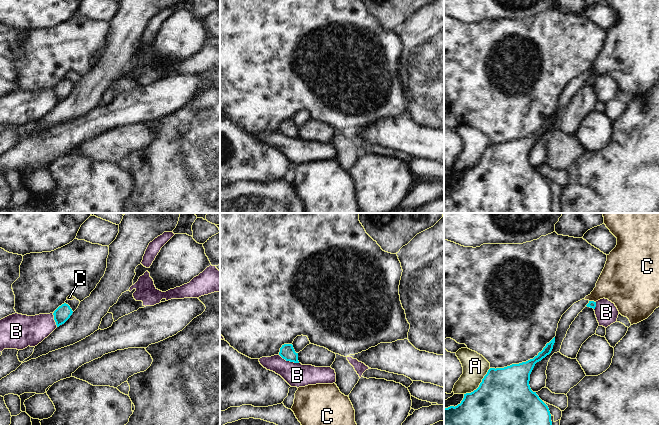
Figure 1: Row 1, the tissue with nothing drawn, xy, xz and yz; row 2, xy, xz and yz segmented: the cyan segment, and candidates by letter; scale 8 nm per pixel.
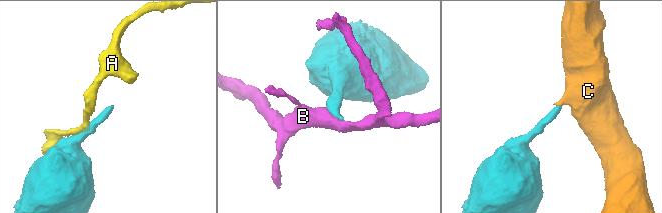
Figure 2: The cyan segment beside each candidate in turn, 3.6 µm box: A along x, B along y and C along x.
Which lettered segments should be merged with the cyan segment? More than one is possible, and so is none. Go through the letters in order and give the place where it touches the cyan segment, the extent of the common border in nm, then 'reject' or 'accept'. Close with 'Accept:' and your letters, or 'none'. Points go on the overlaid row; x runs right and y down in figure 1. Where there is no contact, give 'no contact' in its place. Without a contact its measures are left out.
A: meets cyan in yz at (480, 384); contact 300 nm long; reject
B: meets cyan in xz at (289, 360); contact 180 nm long; reject
C: meets cyan in yz at (592, 301); contact 60 nm long; reject
Accept: none

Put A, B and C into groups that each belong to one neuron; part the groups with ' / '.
A / B / C

